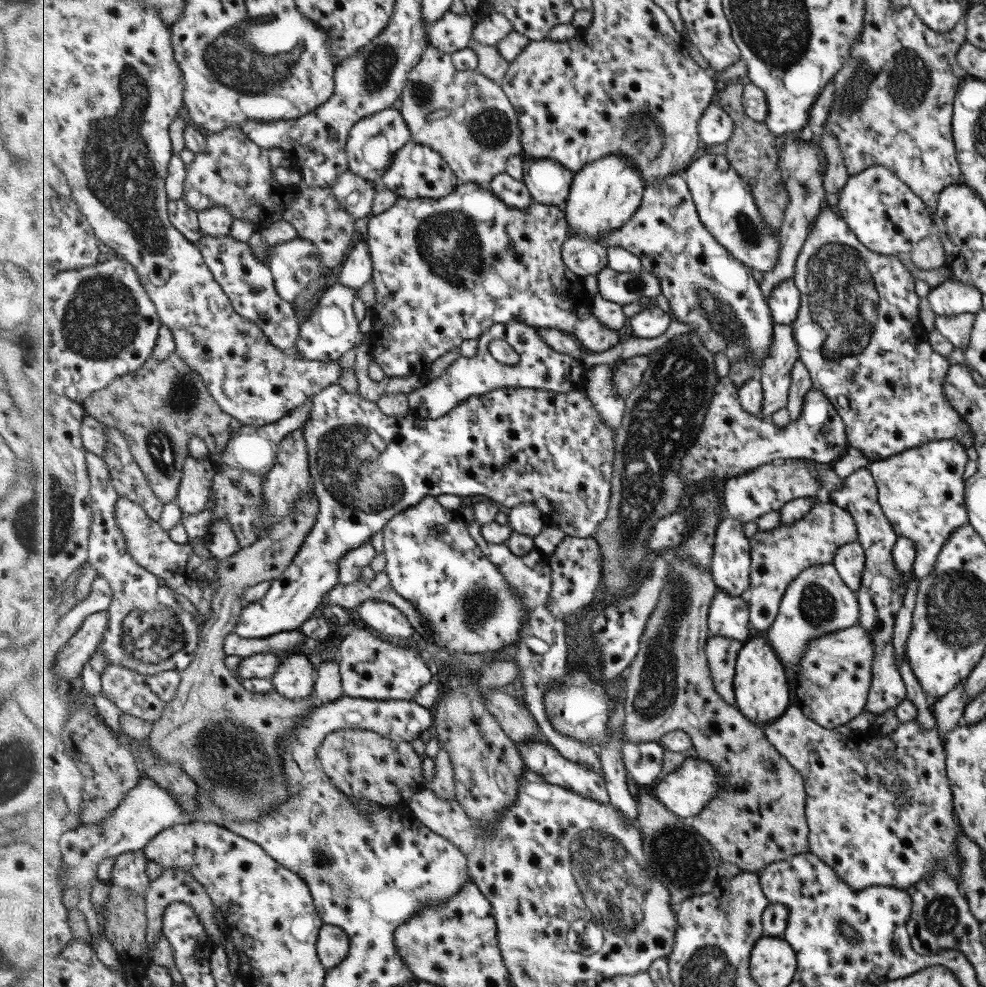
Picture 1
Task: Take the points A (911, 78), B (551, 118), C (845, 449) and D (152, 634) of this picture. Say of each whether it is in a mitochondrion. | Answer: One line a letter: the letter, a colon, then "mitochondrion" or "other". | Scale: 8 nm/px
A: mitochondrion
B: other
C: other
D: mitochondrion

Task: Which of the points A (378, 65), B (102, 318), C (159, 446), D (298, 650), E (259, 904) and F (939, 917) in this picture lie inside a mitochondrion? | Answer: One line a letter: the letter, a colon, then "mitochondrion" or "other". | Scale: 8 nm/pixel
A: mitochondrion
B: mitochondrion
C: mitochondrion
D: other
E: other
F: mitochondrion

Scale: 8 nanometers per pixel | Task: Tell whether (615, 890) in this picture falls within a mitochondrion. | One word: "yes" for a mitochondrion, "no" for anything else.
yes

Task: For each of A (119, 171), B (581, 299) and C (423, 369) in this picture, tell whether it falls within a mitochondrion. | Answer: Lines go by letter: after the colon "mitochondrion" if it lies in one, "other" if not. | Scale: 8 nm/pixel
A: mitochondrion
B: other
C: other

